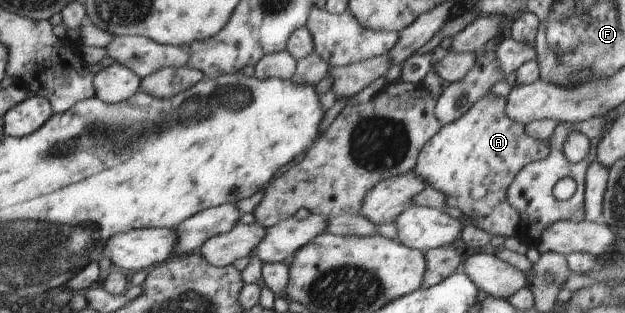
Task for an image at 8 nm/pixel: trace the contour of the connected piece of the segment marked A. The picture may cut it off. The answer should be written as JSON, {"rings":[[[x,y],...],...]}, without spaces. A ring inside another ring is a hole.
{"rings":[[[483,96],[458,120],[443,127],[420,151],[413,172],[430,187],[444,192],[447,206],[470,216],[472,224],[492,234],[519,236],[519,214],[506,194],[518,172],[528,164],[542,160],[551,150],[549,140],[526,134],[525,125],[506,116],[506,97]]]}

